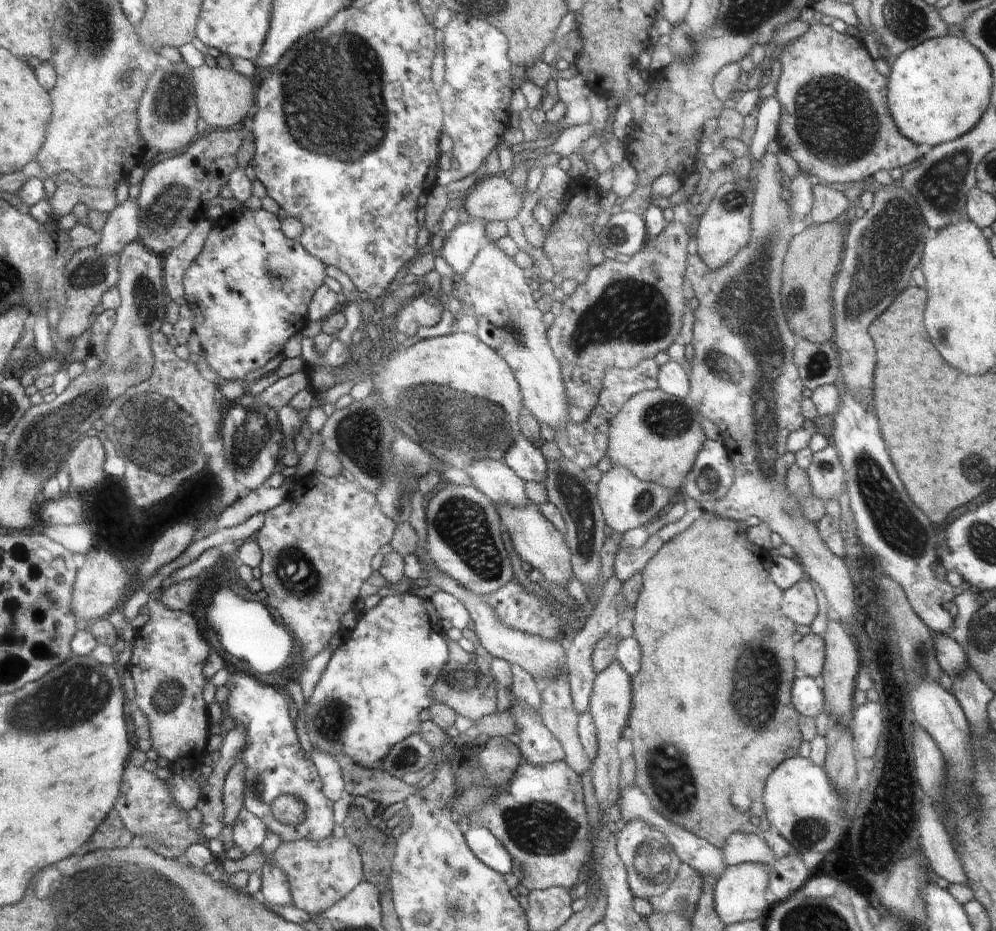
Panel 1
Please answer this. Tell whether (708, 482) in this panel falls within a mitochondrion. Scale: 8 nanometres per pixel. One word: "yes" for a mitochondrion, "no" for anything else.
yes

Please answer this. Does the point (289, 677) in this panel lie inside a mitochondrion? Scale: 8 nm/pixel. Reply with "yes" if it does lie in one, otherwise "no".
no

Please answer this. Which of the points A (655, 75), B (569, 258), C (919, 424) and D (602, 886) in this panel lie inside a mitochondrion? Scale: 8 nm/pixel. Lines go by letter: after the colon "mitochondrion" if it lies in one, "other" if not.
A: other
B: other
C: other
D: other

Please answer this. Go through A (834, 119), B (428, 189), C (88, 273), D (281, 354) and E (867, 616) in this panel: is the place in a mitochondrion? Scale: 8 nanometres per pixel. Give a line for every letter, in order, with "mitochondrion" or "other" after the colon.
A: mitochondrion
B: other
C: mitochondrion
D: other
E: other

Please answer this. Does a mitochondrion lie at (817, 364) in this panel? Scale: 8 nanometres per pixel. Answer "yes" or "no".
yes

